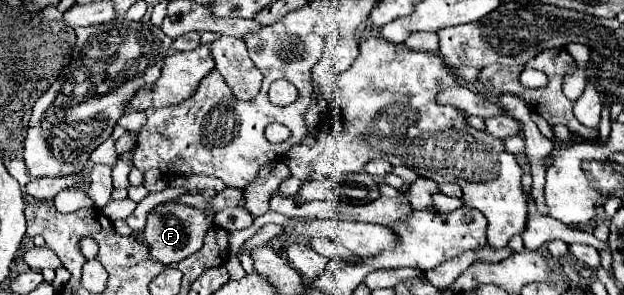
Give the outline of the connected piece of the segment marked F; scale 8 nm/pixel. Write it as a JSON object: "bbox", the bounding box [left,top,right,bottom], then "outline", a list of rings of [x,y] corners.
{"bbox":[143,203,215,265],"outline":[[[167,203],[159,207],[161,213],[149,215],[147,225],[143,231],[143,241],[149,247],[149,257],[151,261],[159,261],[163,265],[171,265],[175,261],[181,261],[195,251],[203,247],[207,231],[215,225],[201,209],[193,209],[187,205],[177,205],[177,203]]]}

